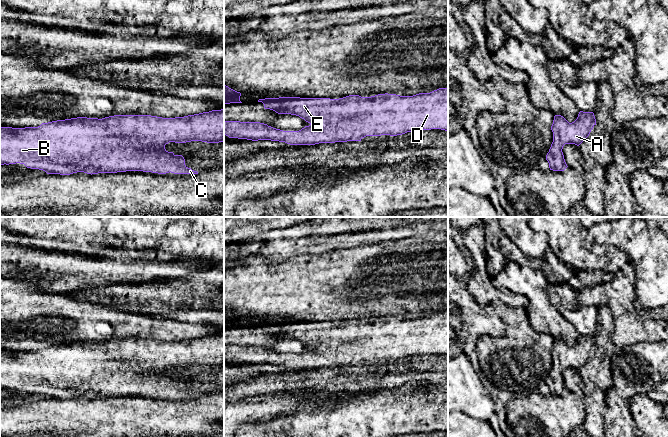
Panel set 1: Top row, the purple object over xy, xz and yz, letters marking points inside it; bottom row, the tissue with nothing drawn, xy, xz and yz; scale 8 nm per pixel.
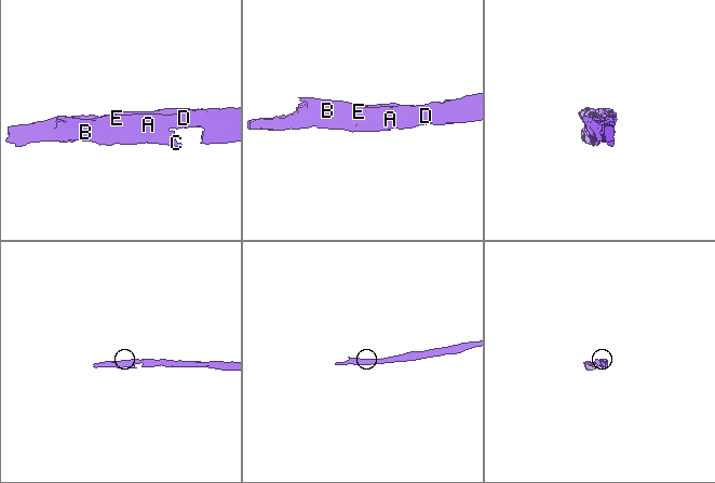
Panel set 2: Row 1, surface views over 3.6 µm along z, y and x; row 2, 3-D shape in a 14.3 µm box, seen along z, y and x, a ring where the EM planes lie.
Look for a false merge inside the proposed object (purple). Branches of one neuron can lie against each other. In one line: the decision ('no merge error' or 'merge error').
no merge error

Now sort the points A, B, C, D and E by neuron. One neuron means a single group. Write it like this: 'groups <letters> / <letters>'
groups A B C D E

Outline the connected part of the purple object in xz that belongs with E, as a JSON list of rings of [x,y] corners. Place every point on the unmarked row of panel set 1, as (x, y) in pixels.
[[[448,312],[413,320],[385,317],[339,323],[279,321],[258,326],[278,338],[299,340],[310,349],[299,355],[283,355],[260,346],[224,345],[224,358],[252,365],[315,369],[421,354],[448,355]]]

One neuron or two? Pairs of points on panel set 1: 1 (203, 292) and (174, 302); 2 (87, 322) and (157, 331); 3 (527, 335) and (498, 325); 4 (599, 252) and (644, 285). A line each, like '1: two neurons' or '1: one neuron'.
1: one neuron
2: one neuron
3: two neurons
4: two neurons

